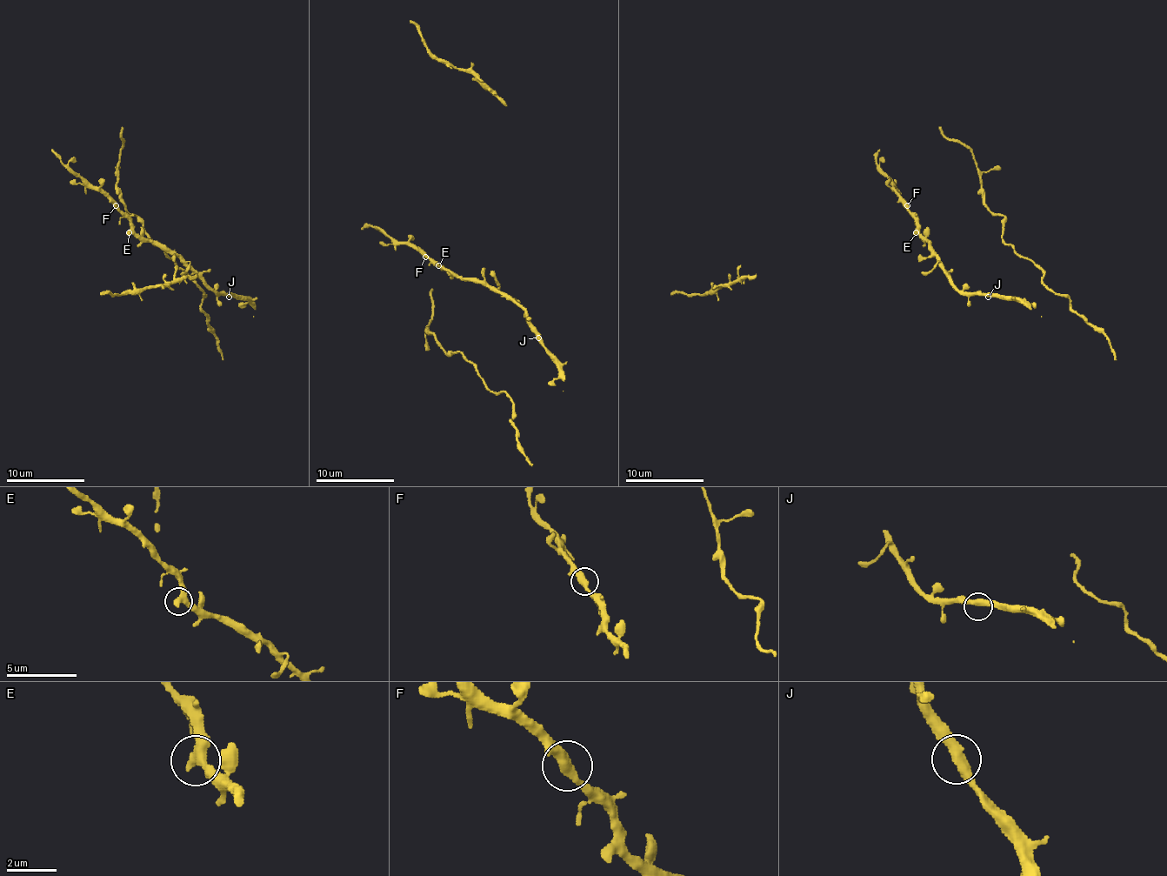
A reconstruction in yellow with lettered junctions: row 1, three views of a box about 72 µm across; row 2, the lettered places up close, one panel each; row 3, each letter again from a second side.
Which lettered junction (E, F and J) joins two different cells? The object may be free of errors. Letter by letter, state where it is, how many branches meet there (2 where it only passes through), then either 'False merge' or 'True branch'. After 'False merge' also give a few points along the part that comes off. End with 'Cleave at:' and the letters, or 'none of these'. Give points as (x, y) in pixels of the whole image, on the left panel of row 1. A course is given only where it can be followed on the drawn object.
E: Place: (129, 232). Branches: 2. True branch
F: Place: (116, 205). Branches: 2. True branch
J: Place: (229, 297). Branches: 2. True branch
Cleave at: none of these

